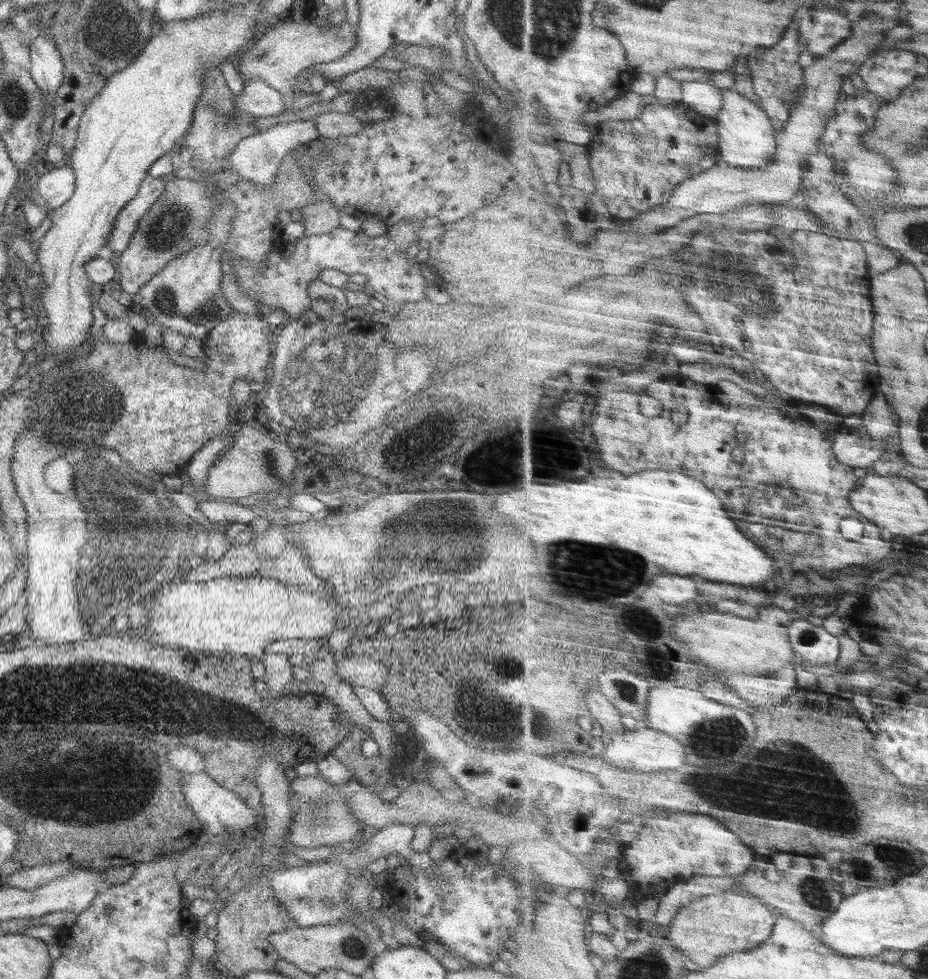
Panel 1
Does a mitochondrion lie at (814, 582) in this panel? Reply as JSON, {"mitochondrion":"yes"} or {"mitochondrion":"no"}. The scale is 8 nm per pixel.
{"mitochondrion":"yes"}

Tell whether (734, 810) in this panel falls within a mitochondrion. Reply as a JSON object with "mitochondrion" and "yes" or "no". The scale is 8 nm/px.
{"mitochondrion":"yes"}

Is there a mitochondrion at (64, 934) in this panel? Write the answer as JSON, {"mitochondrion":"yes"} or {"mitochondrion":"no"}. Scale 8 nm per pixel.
{"mitochondrion":"no"}

